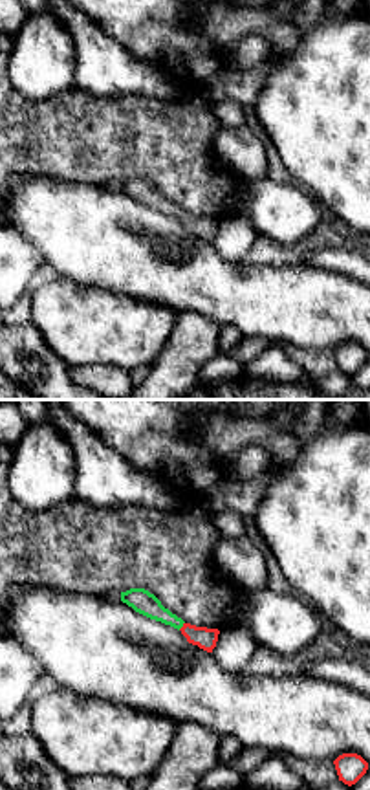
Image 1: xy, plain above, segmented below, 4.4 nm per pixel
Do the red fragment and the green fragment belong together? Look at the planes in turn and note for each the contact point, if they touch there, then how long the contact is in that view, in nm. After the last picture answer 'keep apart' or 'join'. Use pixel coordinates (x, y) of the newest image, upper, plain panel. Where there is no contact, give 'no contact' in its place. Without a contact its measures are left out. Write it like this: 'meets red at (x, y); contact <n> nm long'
meets red at (184, 215); contact 50 nm long

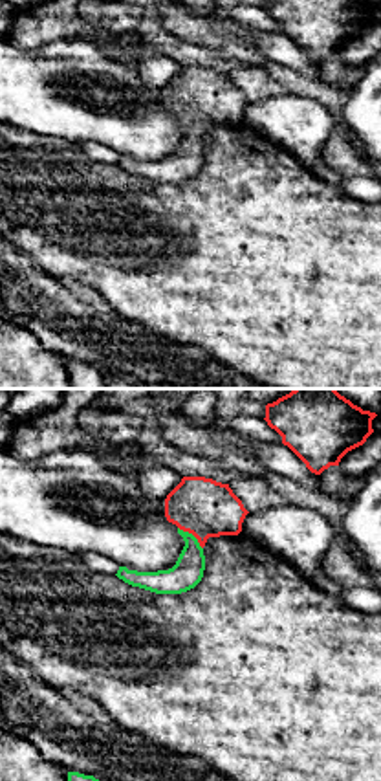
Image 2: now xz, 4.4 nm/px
meets red at (193, 123); contact 150 nm long

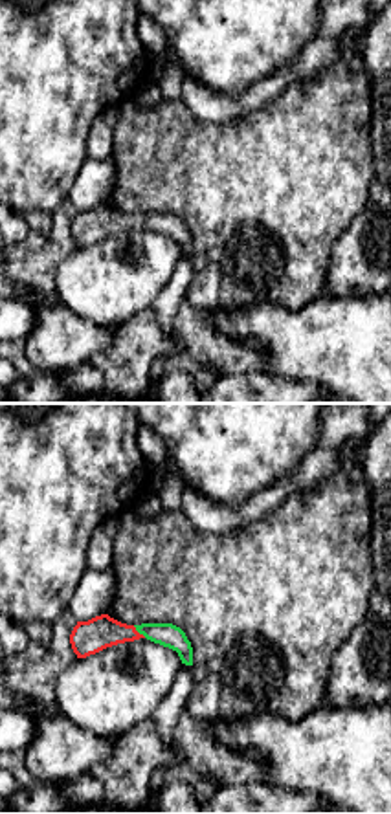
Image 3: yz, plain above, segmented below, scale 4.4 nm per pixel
meets red at (138, 222); contact 80 nm long

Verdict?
join

